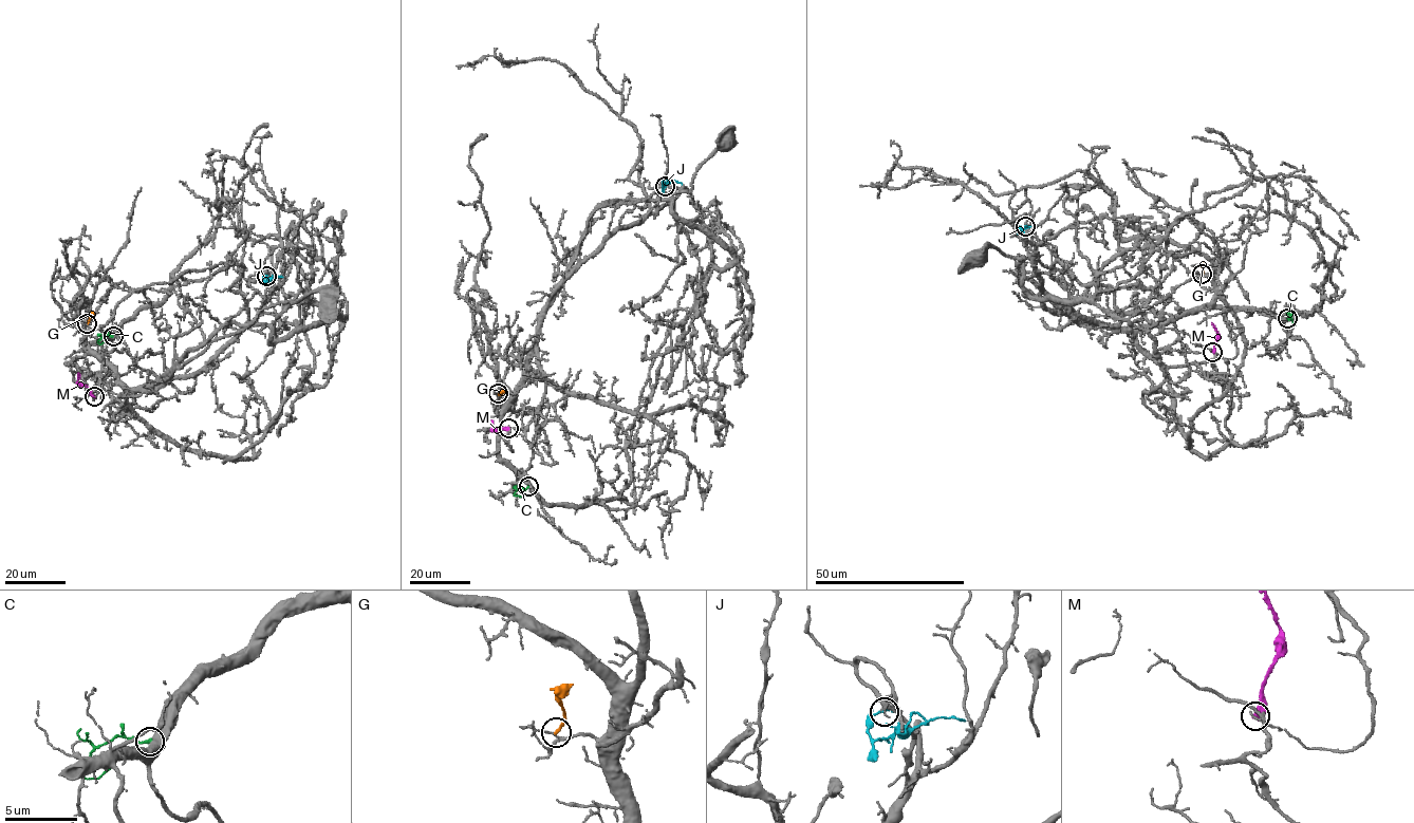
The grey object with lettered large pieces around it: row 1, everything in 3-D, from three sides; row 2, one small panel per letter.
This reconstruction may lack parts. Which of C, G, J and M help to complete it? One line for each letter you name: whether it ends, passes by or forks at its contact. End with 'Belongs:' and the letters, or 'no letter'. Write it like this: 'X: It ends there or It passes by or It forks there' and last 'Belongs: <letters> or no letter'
Belongs: no letter

